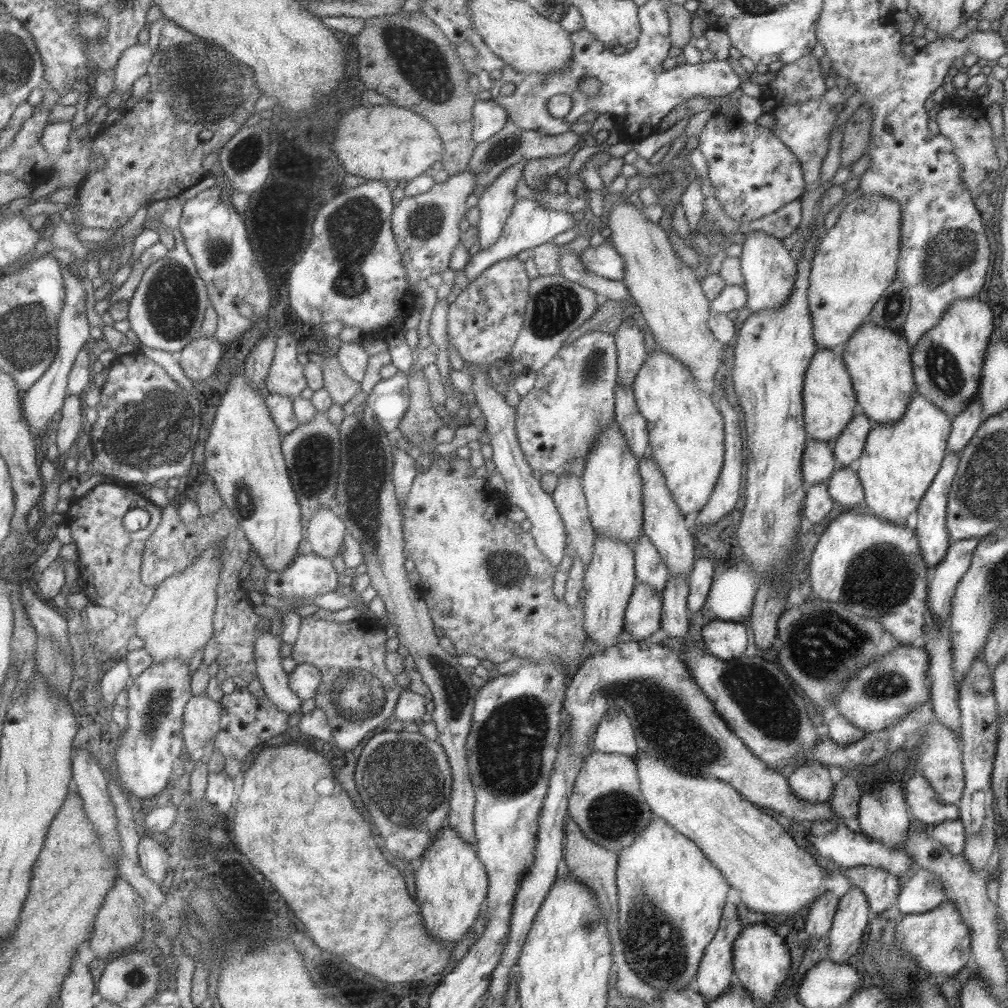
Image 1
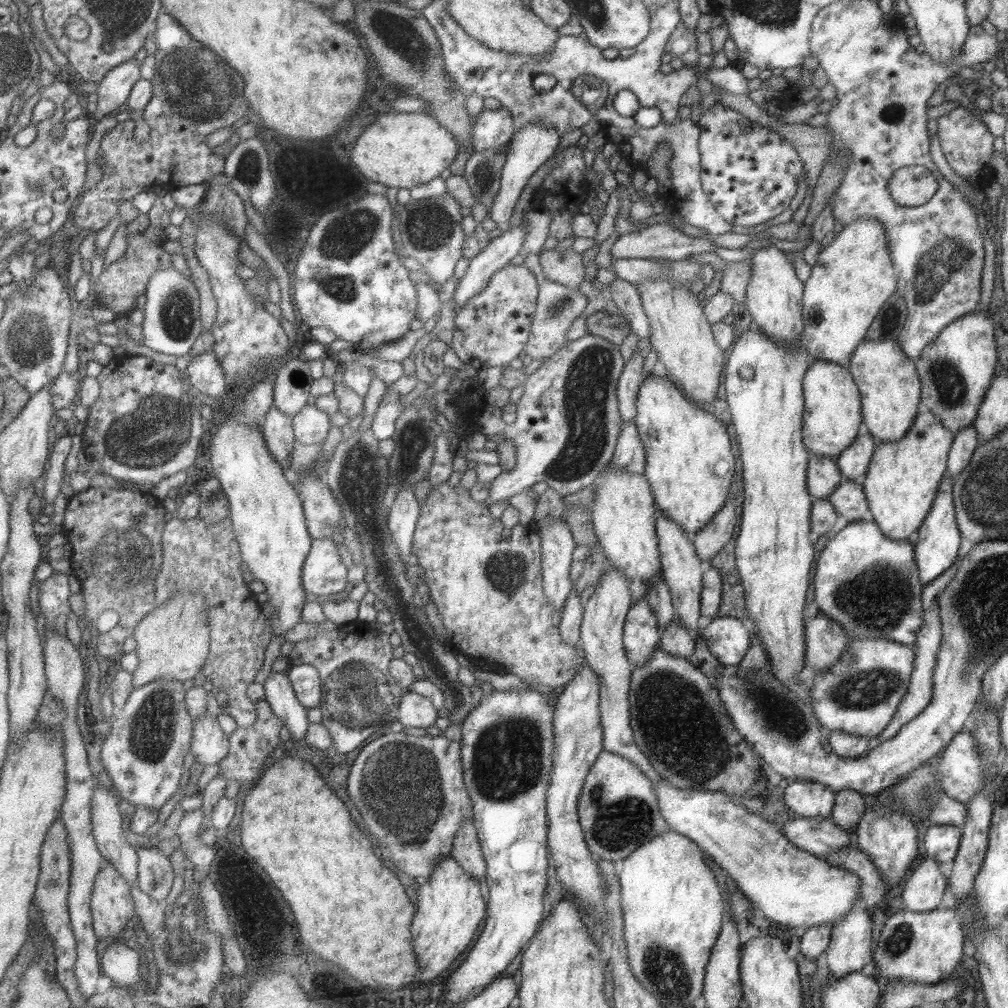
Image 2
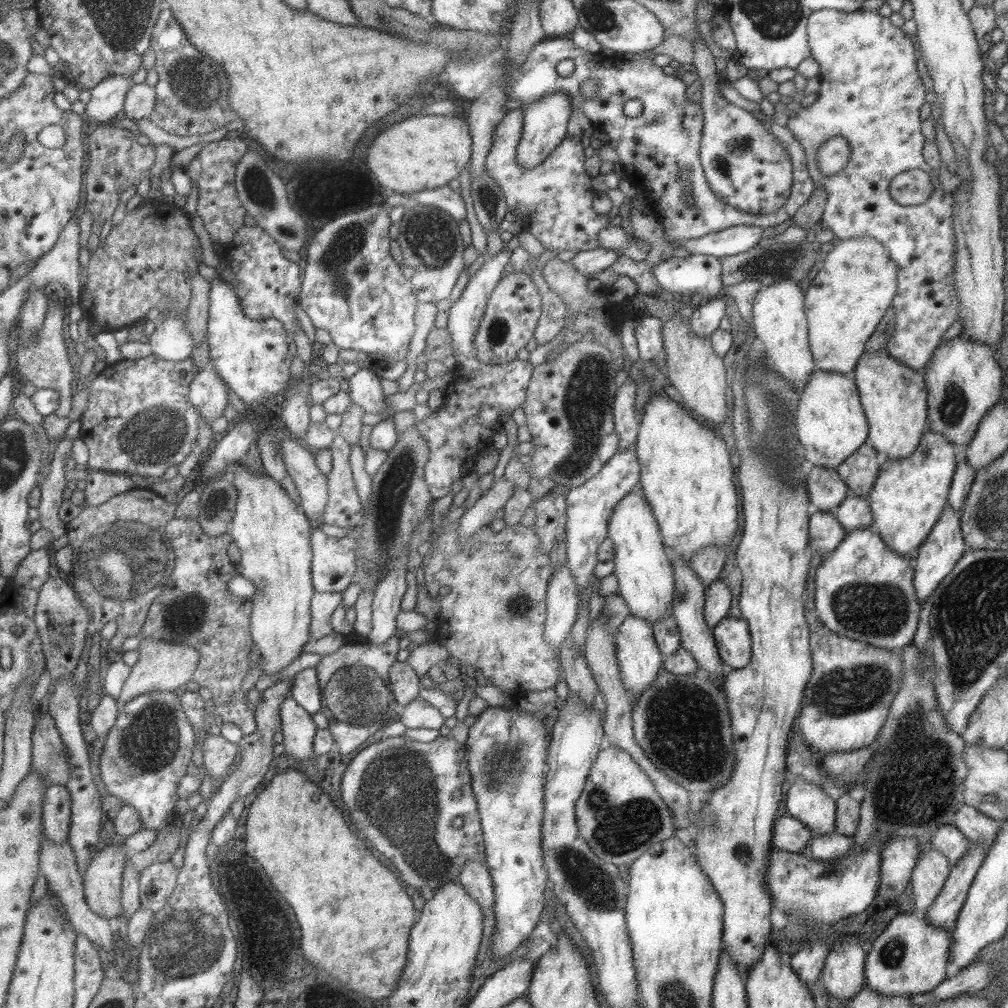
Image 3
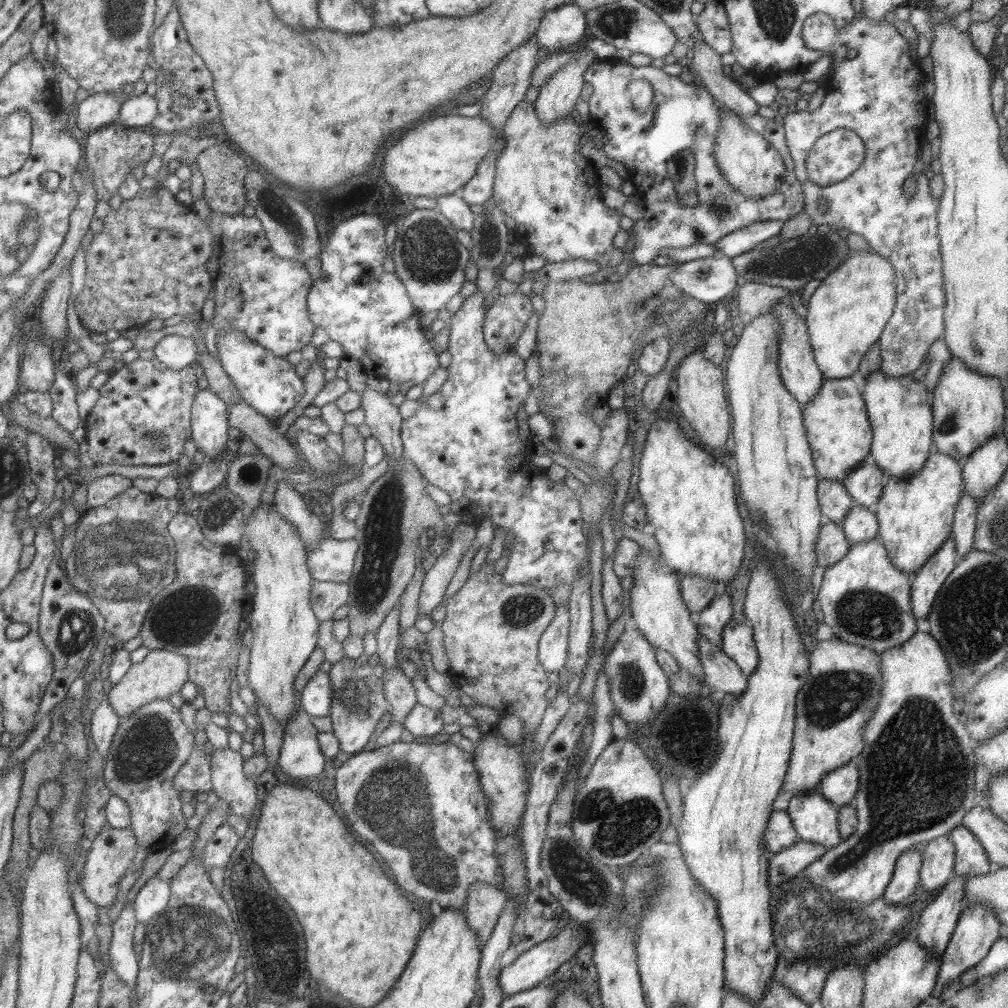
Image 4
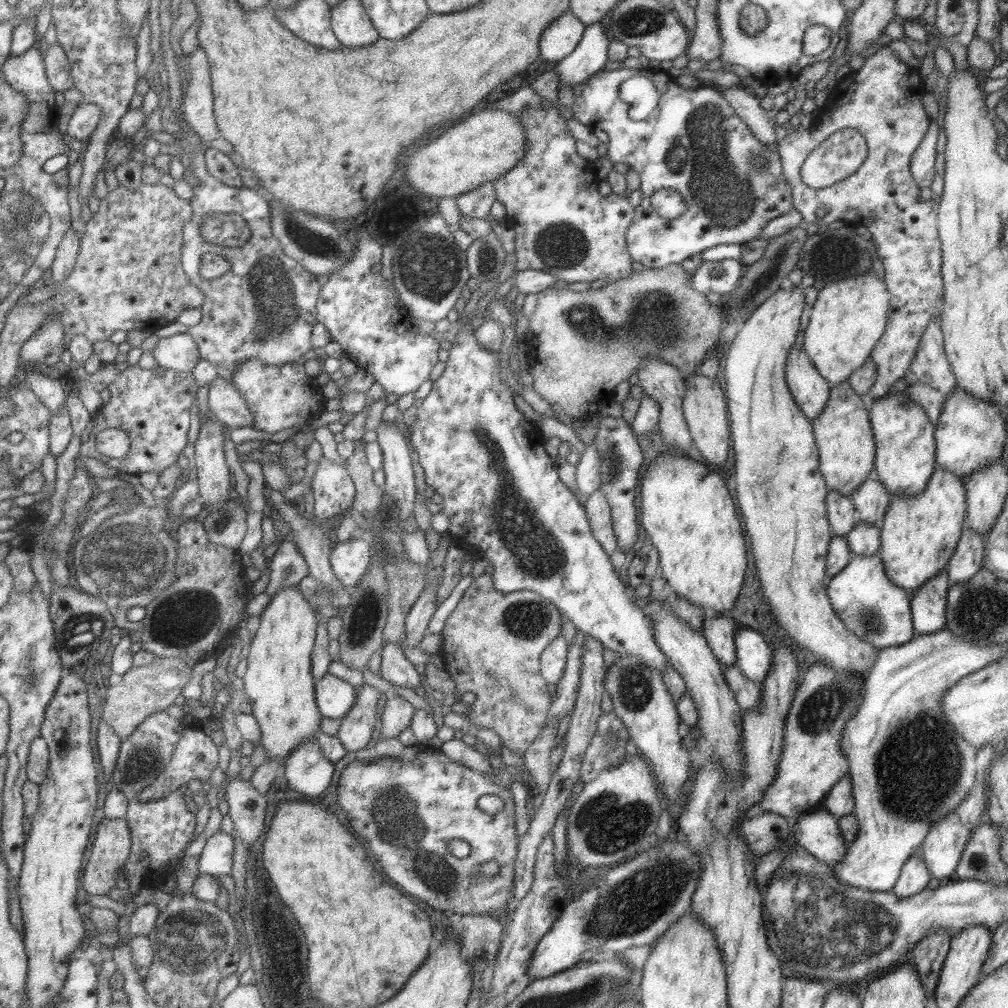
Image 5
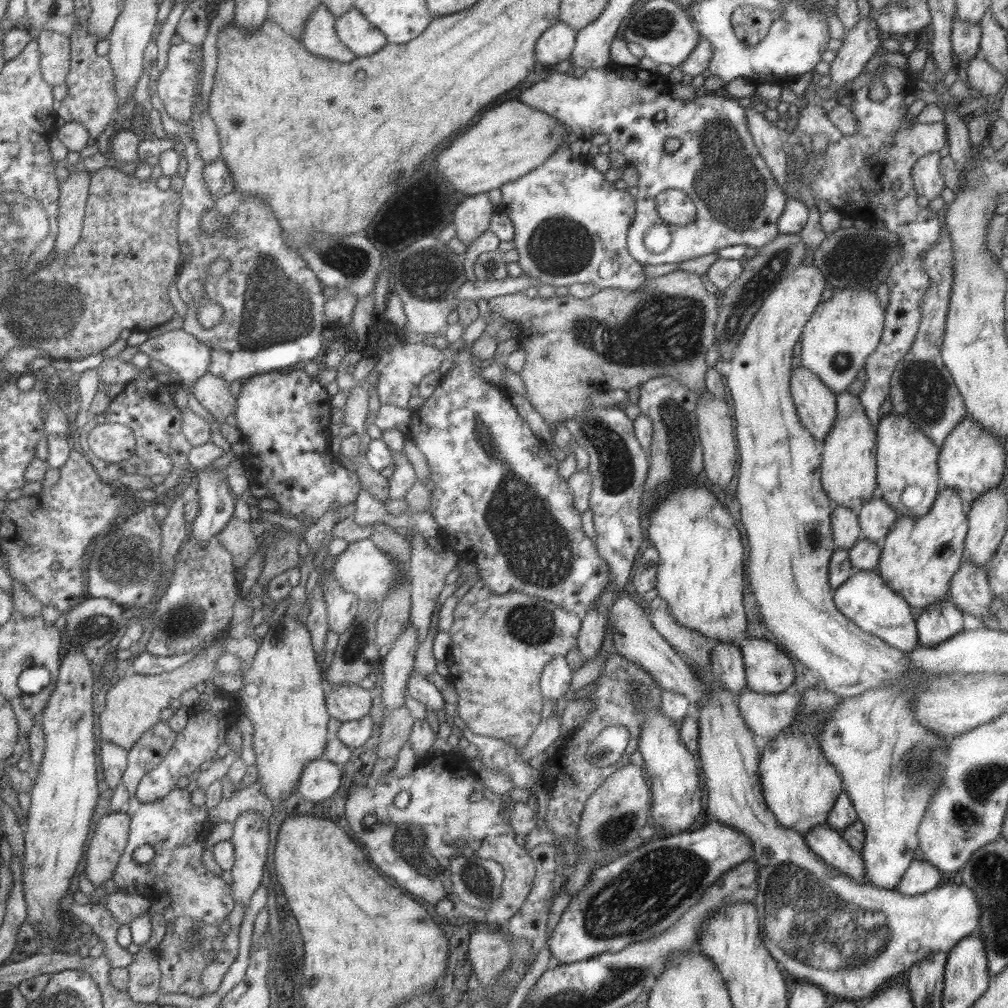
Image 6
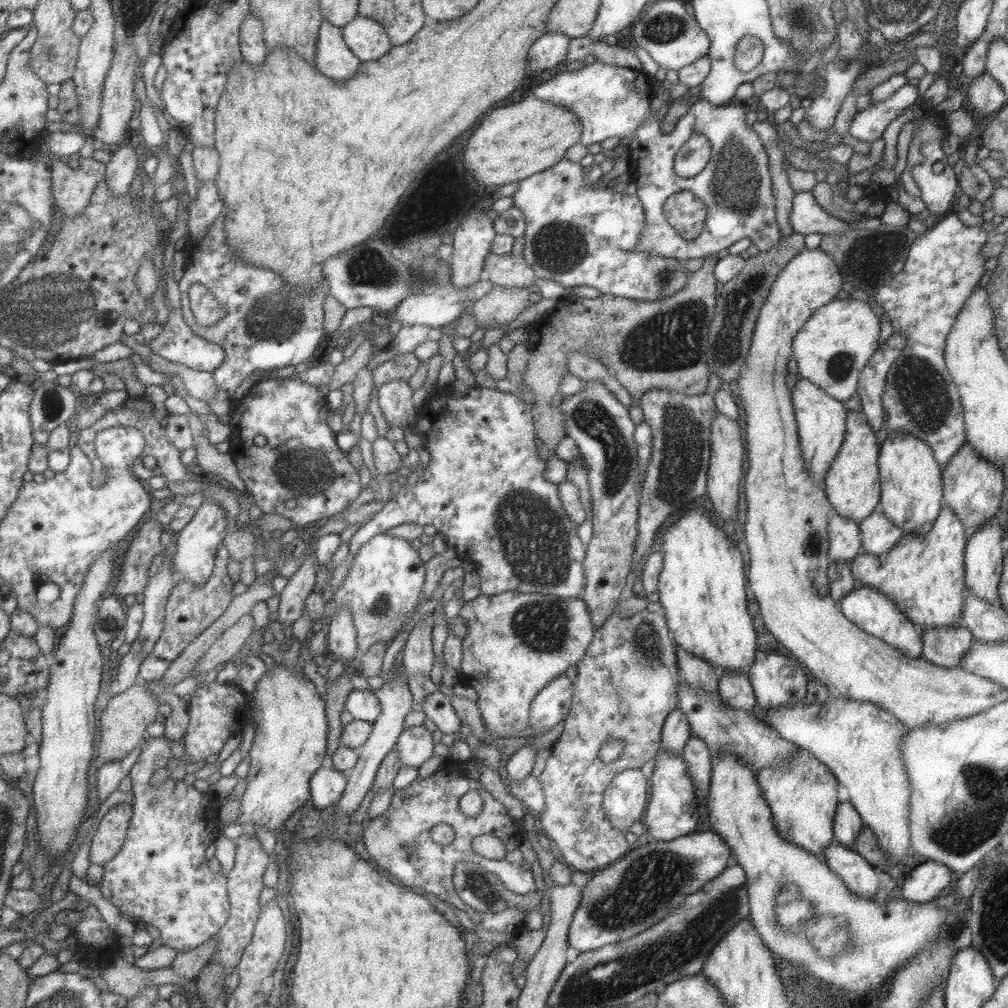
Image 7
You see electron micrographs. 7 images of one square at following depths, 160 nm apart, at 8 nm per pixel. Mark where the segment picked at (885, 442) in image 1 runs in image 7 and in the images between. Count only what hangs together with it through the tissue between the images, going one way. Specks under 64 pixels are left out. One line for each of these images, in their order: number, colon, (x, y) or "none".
2: (901, 478)
3: (908, 494)
4: (912, 517)
5: (918, 533)
6: (918, 556)
7: (923, 574)

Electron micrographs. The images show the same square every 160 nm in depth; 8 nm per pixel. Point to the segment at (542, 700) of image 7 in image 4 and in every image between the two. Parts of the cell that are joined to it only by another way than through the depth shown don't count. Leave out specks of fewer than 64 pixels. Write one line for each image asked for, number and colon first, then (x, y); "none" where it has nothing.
4: (553, 642)
5: (552, 659)
6: (555, 676)

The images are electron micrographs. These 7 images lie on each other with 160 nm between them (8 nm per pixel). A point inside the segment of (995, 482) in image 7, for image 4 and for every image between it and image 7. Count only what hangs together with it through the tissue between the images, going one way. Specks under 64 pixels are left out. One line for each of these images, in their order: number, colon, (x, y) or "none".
4: (967, 407)
5: (969, 433)
6: (969, 461)

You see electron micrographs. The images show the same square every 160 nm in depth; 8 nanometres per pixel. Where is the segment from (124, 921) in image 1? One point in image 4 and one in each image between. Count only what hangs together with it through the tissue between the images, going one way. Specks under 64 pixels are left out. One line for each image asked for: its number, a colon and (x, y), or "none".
2: (111, 904)
3: (102, 880)
4: (109, 859)

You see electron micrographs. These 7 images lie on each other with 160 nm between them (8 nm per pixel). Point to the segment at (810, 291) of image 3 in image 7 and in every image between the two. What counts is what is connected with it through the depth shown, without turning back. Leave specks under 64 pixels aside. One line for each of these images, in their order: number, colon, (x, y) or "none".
4: (846, 314)
5: (847, 317)
6: (843, 330)
7: (832, 347)

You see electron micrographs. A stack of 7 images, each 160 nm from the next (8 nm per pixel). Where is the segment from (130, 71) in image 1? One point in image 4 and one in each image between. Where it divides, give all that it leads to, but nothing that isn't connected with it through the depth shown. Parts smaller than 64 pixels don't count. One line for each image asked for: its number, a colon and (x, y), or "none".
2: (113, 90)
3: (107, 97)
4: (97, 110)

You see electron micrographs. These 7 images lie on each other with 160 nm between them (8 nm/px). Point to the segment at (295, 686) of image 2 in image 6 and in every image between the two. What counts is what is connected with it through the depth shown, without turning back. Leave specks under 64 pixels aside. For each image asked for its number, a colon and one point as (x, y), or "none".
3: (304, 689)
4: (315, 699)
5: (333, 695)
6: (347, 702)

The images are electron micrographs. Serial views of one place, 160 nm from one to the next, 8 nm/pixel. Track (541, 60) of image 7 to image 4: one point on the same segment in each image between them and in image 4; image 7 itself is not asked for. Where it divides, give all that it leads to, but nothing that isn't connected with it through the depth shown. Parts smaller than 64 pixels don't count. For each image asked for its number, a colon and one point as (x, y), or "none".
4: (564, 26)
5: (559, 37)
6: (555, 44)

